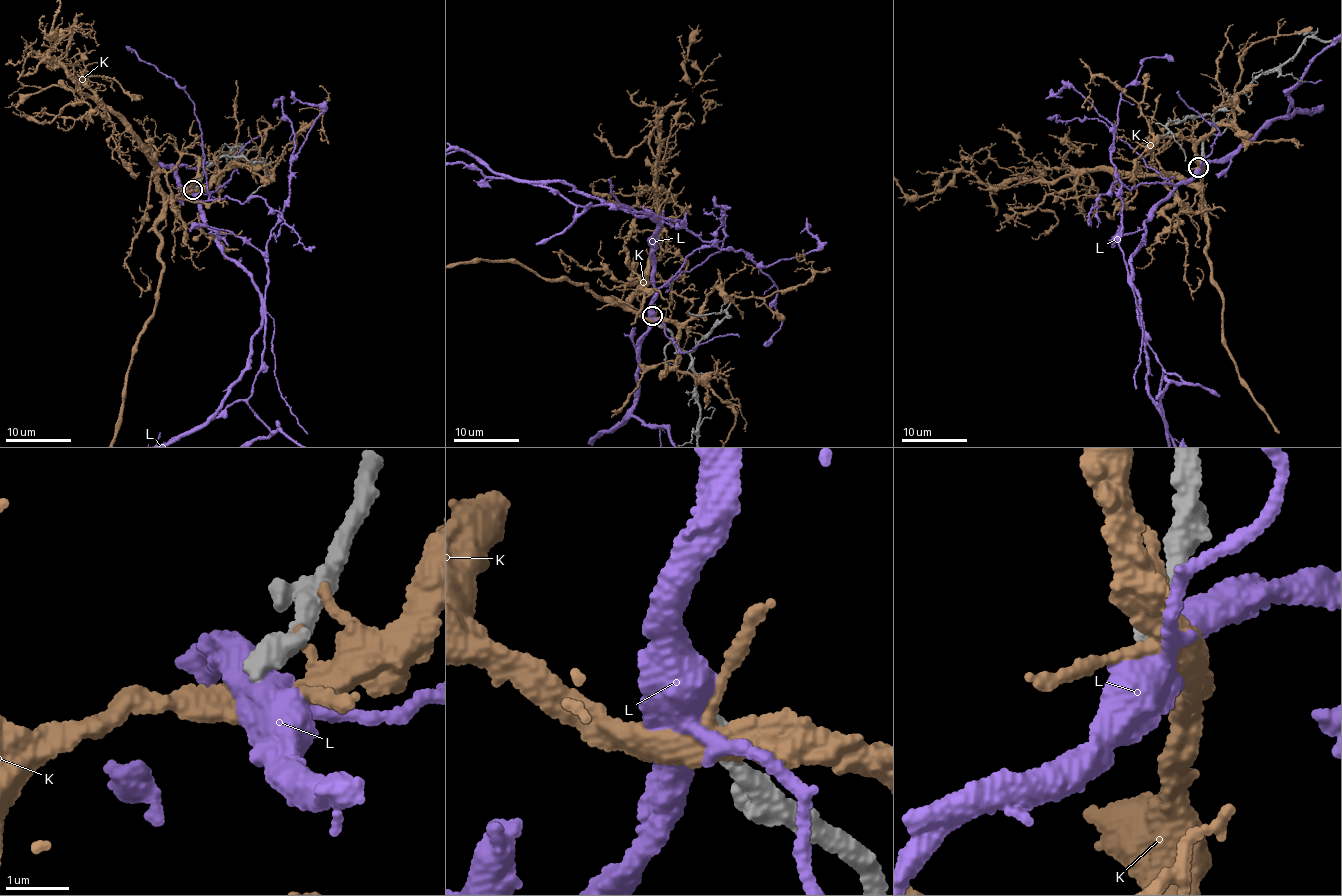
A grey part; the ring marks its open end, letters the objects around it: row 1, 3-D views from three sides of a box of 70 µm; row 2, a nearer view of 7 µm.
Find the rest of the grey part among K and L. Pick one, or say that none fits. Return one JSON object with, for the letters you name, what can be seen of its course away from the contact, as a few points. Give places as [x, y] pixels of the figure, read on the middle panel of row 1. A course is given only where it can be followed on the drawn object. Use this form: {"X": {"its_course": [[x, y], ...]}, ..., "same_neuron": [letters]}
{"same_neuron": []}

